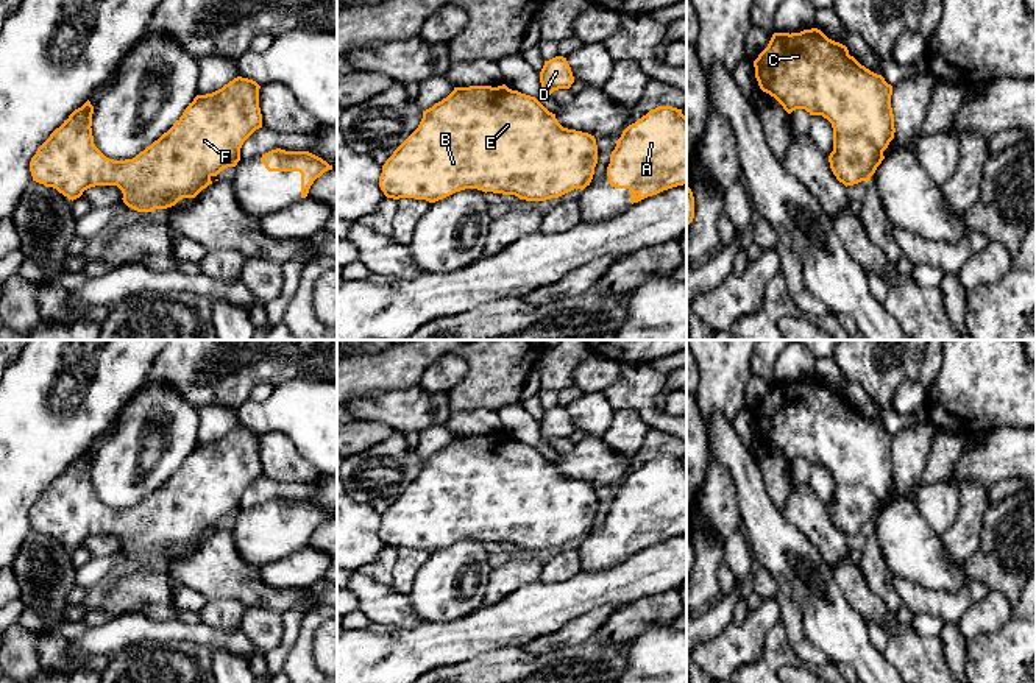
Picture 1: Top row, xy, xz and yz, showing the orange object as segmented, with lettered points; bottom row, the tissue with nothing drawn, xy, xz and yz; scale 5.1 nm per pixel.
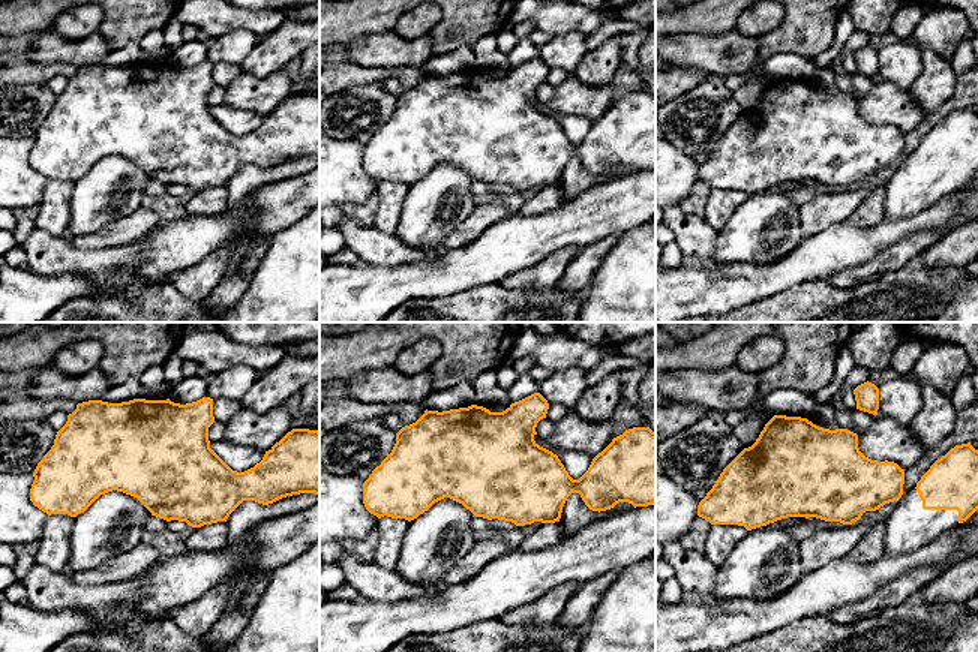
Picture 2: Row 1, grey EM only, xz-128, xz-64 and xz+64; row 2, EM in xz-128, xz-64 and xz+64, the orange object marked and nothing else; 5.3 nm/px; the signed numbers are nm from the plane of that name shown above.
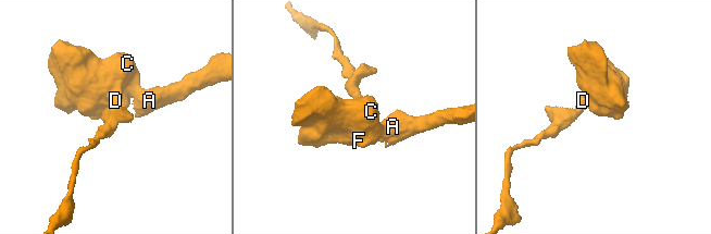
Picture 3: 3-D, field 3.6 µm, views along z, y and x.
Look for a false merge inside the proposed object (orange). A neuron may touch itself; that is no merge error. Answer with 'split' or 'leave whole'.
leave whole

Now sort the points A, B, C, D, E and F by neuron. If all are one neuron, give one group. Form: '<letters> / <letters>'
A B C D E F

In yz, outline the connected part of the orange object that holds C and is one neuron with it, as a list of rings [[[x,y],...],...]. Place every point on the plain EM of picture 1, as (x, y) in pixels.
[[[818,377],[791,384],[774,382],[754,416],[760,438],[774,446],[788,463],[805,458],[832,472],[833,501],[828,511],[839,532],[847,536],[871,529],[896,482],[892,435],[882,424],[861,415],[846,395],[828,388]]]

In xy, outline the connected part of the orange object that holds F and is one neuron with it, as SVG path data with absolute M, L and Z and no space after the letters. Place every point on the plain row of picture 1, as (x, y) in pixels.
M237 426L212 443L197 444L167 482L125 510L109 508L95 496L90 477L94 455L87 449L37 497L30 511L33 530L56 538L72 550L90 536L117 535L123 552L137 561L167 558L183 547L195 547L212 533L212 526L237 515L243 491L262 477L259 438L256 430Z

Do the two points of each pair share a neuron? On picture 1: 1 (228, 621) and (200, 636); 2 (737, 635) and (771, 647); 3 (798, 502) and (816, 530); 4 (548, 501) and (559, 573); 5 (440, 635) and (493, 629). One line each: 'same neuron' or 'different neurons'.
1: different neurons
2: different neurons
3: same neuron
4: different neurons
5: same neuron

